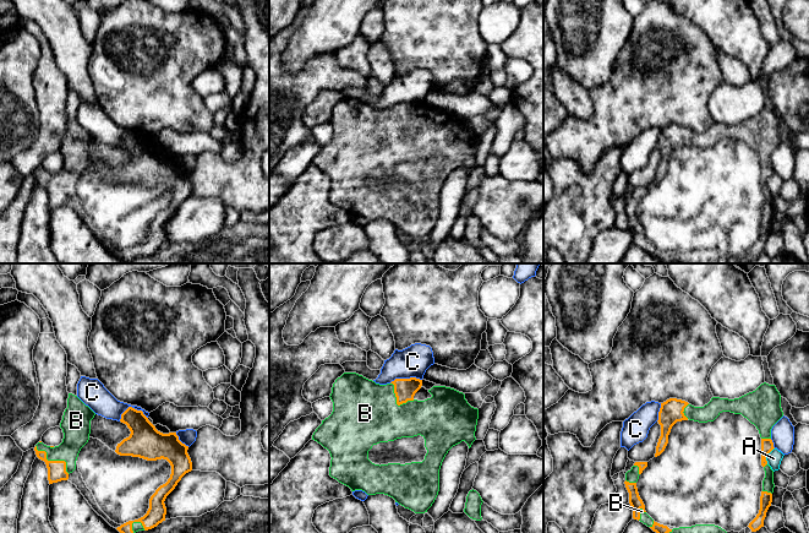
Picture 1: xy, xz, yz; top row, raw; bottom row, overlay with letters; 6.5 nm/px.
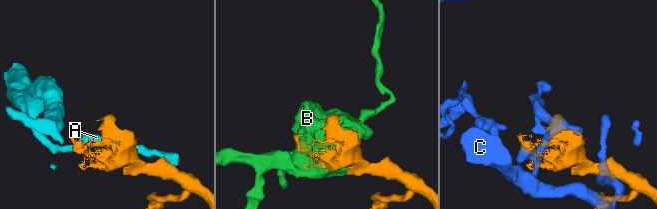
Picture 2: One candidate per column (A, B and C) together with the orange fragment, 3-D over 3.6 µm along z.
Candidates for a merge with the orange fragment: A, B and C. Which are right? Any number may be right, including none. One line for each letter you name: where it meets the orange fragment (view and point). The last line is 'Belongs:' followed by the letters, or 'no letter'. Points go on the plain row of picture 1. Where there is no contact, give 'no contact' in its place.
B: meets orange in xy at (53, 186)
Belongs: B

